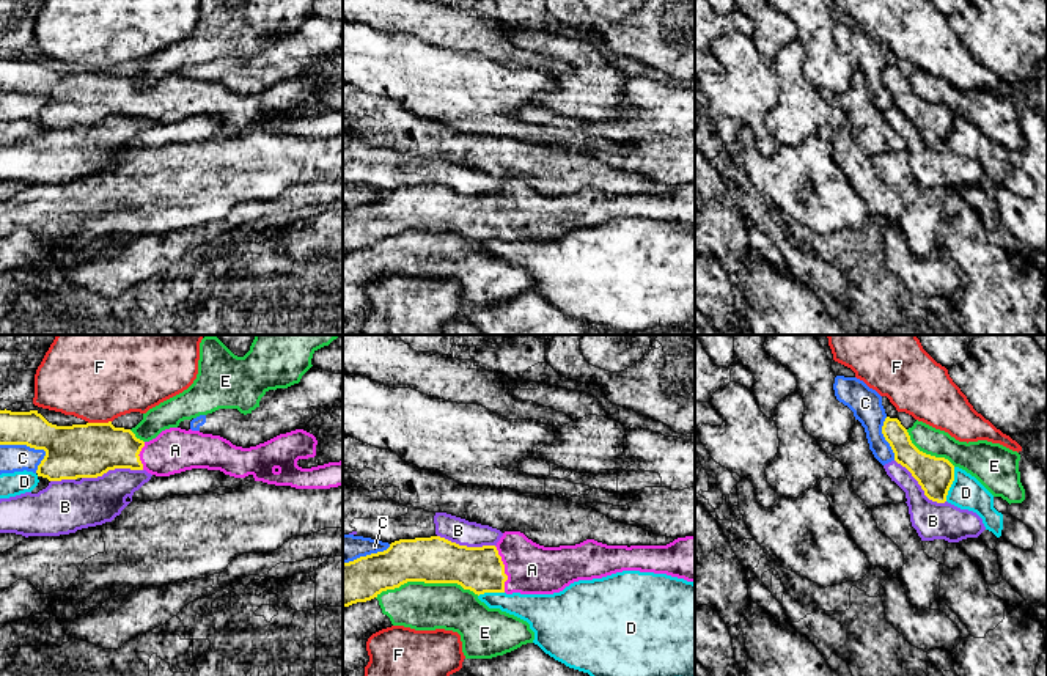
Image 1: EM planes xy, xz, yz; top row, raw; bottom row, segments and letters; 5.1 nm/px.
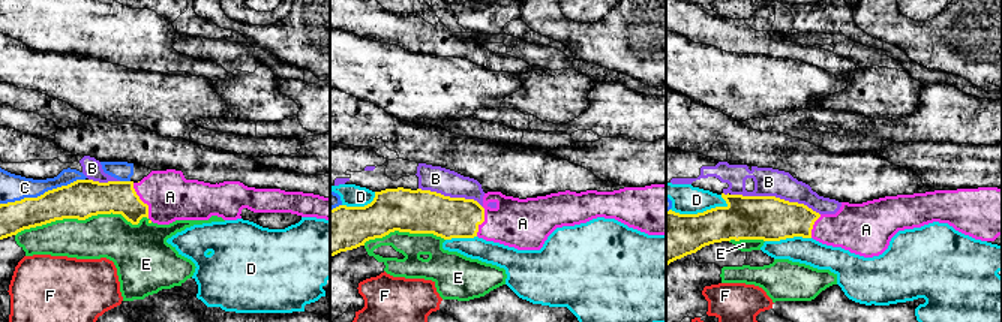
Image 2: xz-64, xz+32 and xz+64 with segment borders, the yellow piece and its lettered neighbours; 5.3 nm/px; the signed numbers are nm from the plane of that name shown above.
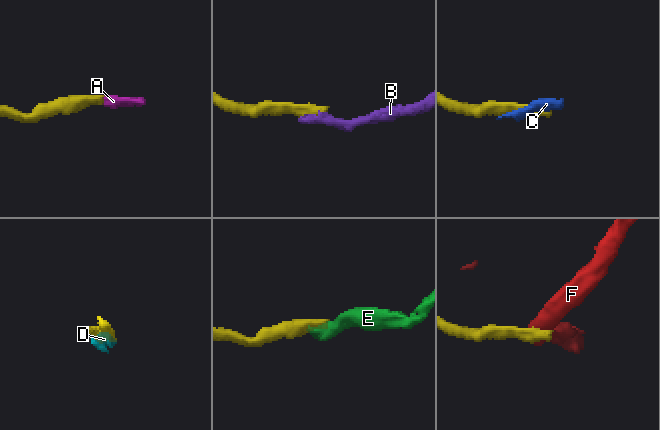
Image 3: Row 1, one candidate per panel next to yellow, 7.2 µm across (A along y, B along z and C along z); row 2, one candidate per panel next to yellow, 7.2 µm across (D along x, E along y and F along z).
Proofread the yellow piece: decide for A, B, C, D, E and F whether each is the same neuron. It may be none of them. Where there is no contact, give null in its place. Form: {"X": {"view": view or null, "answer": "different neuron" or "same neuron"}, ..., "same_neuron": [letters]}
{"A": {"view": "xz", "answer": "same neuron"}, "B": {"view": "xy", "answer": "different neuron"}, "C": {"view": "xy", "answer": "different neuron"}, "D": {"view": "yz", "answer": "different neuron"}, "E": {"view": "xz", "answer": "different neuron"}, "F": {"view": "xy", "answer": "different neuron"}, "same_neuron": ["A"]}

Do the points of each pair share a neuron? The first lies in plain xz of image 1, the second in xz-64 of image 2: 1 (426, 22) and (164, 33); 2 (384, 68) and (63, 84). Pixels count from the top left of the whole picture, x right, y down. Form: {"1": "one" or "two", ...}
{"1": "one", "2": "one"}

